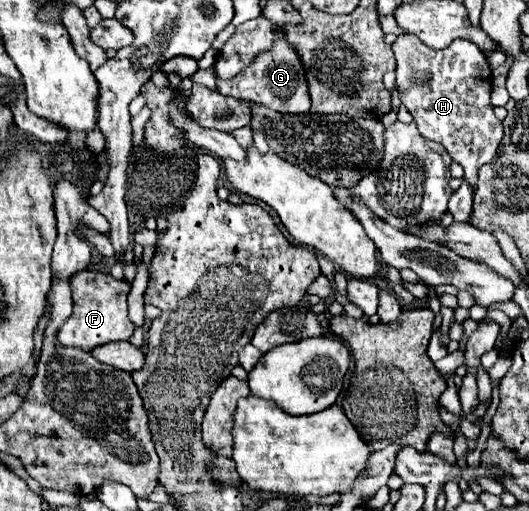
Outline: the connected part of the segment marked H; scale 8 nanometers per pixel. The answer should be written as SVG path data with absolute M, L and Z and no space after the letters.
M399 35L393 43L397 59L397 89L401 103L413 115L413 121L427 139L445 147L455 163L465 169L467 183L475 189L481 165L495 159L503 139L503 125L493 113L489 101L489 63L483 51L467 41L455 39L443 51L431 51L415 35Z

